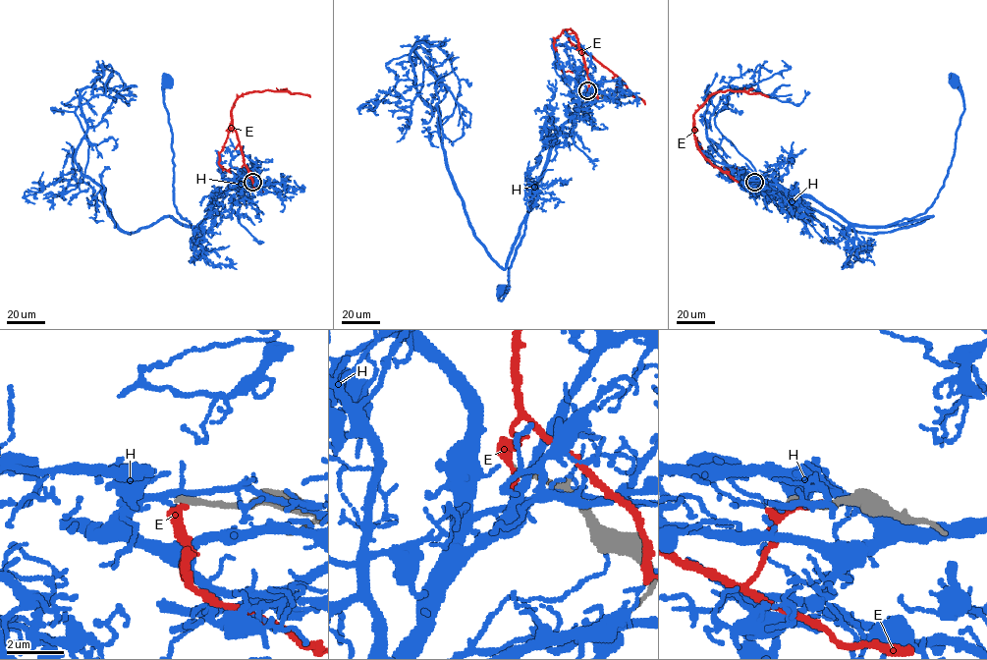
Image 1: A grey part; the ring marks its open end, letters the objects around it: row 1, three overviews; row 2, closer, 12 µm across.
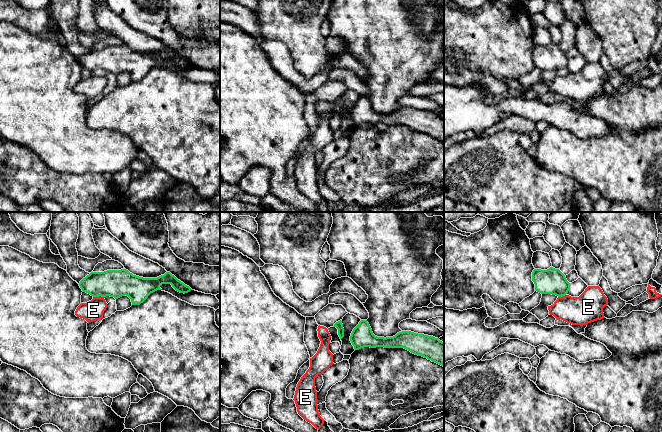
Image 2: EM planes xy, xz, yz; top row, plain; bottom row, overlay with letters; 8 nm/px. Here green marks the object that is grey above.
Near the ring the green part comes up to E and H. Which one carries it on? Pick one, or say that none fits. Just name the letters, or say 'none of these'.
none of these

